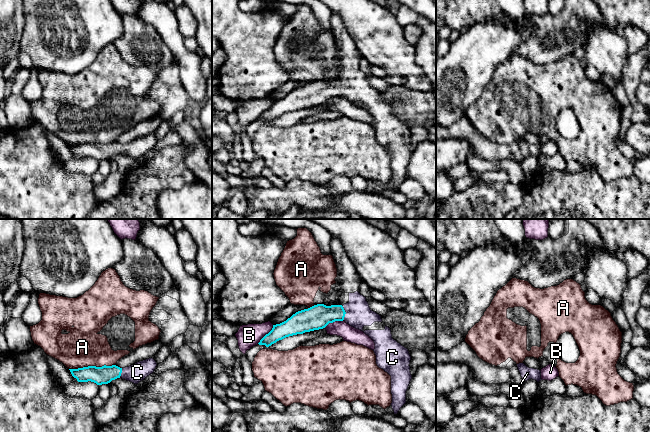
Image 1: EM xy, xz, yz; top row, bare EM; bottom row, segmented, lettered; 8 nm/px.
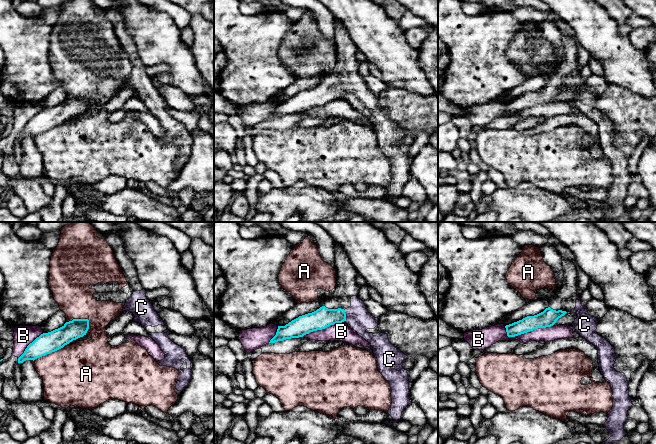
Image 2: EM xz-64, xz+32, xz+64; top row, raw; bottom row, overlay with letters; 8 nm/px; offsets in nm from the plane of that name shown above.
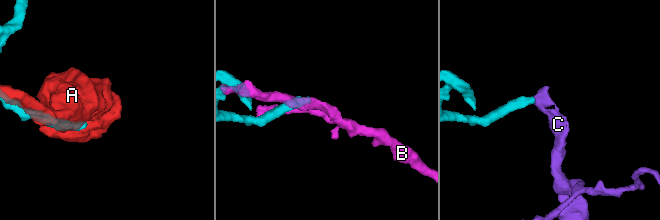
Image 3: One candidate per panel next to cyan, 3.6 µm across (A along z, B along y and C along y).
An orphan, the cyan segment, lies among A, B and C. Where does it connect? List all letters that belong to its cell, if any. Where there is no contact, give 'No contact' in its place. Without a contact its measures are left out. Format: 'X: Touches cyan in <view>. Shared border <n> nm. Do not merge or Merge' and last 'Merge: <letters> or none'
A: Touches cyan in xy. Shared border 380 nm. Do not merge
B: Touches cyan in xz. Shared border 200 nm. Do not merge
C: Touches cyan in xz. Shared border 110 nm. Merge
Merge: C

